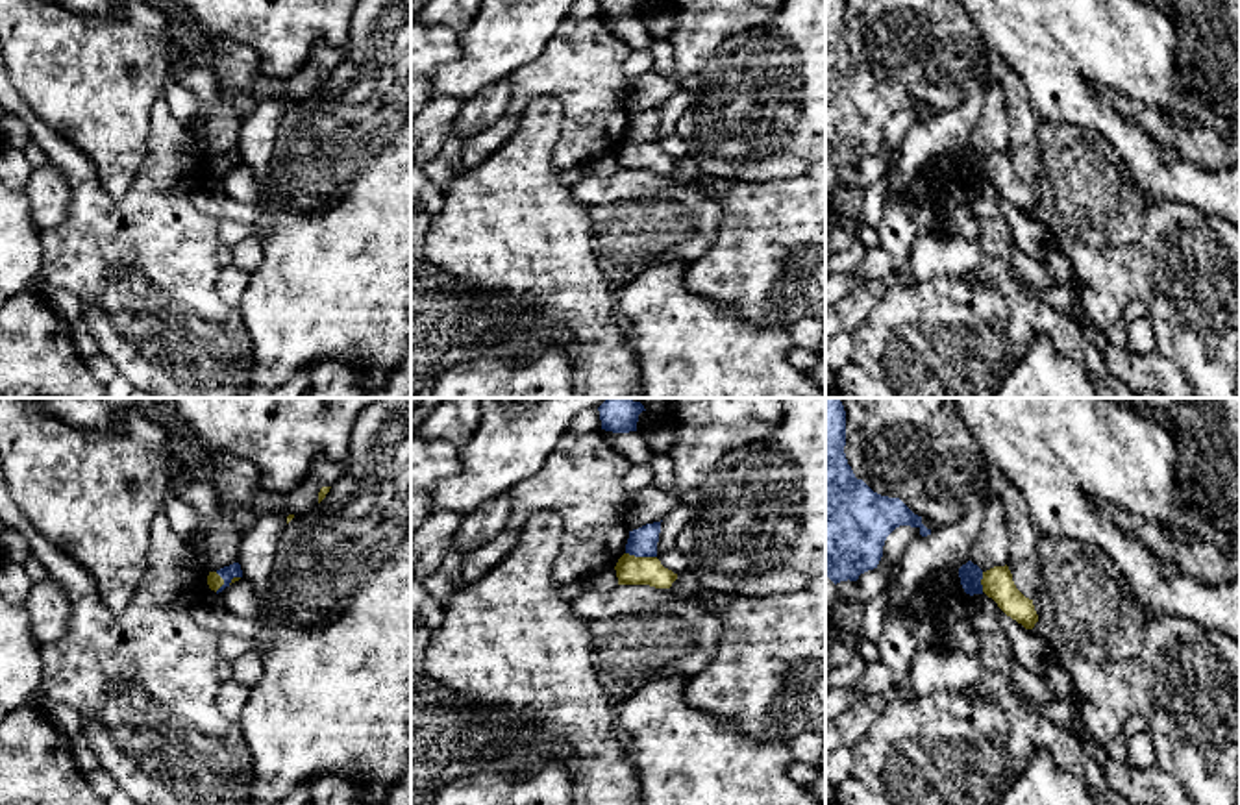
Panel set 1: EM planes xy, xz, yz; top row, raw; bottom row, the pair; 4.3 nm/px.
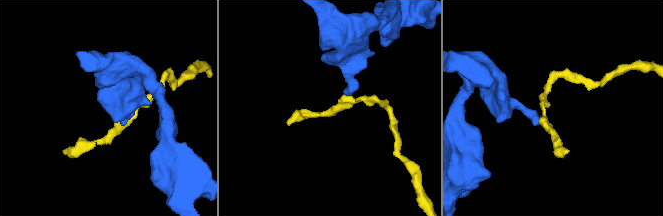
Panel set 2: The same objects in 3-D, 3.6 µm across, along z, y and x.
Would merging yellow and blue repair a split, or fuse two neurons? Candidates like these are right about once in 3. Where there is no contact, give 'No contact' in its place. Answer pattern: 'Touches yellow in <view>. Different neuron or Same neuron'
Touches yellow in xz. Different neuron

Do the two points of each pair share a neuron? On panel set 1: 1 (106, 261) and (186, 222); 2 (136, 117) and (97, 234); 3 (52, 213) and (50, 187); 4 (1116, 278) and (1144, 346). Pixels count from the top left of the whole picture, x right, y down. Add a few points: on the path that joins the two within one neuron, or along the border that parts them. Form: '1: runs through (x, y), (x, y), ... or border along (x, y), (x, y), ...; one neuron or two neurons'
1: runs through (126, 261), (147, 261), (165, 243); one neuron
2: border along (87, 160), (113, 197), (128, 189), (141, 167); two neurons
3: runs through (50, 208), (50, 193); one neuron
4: border along (1148, 317), (1157, 350); two neurons

